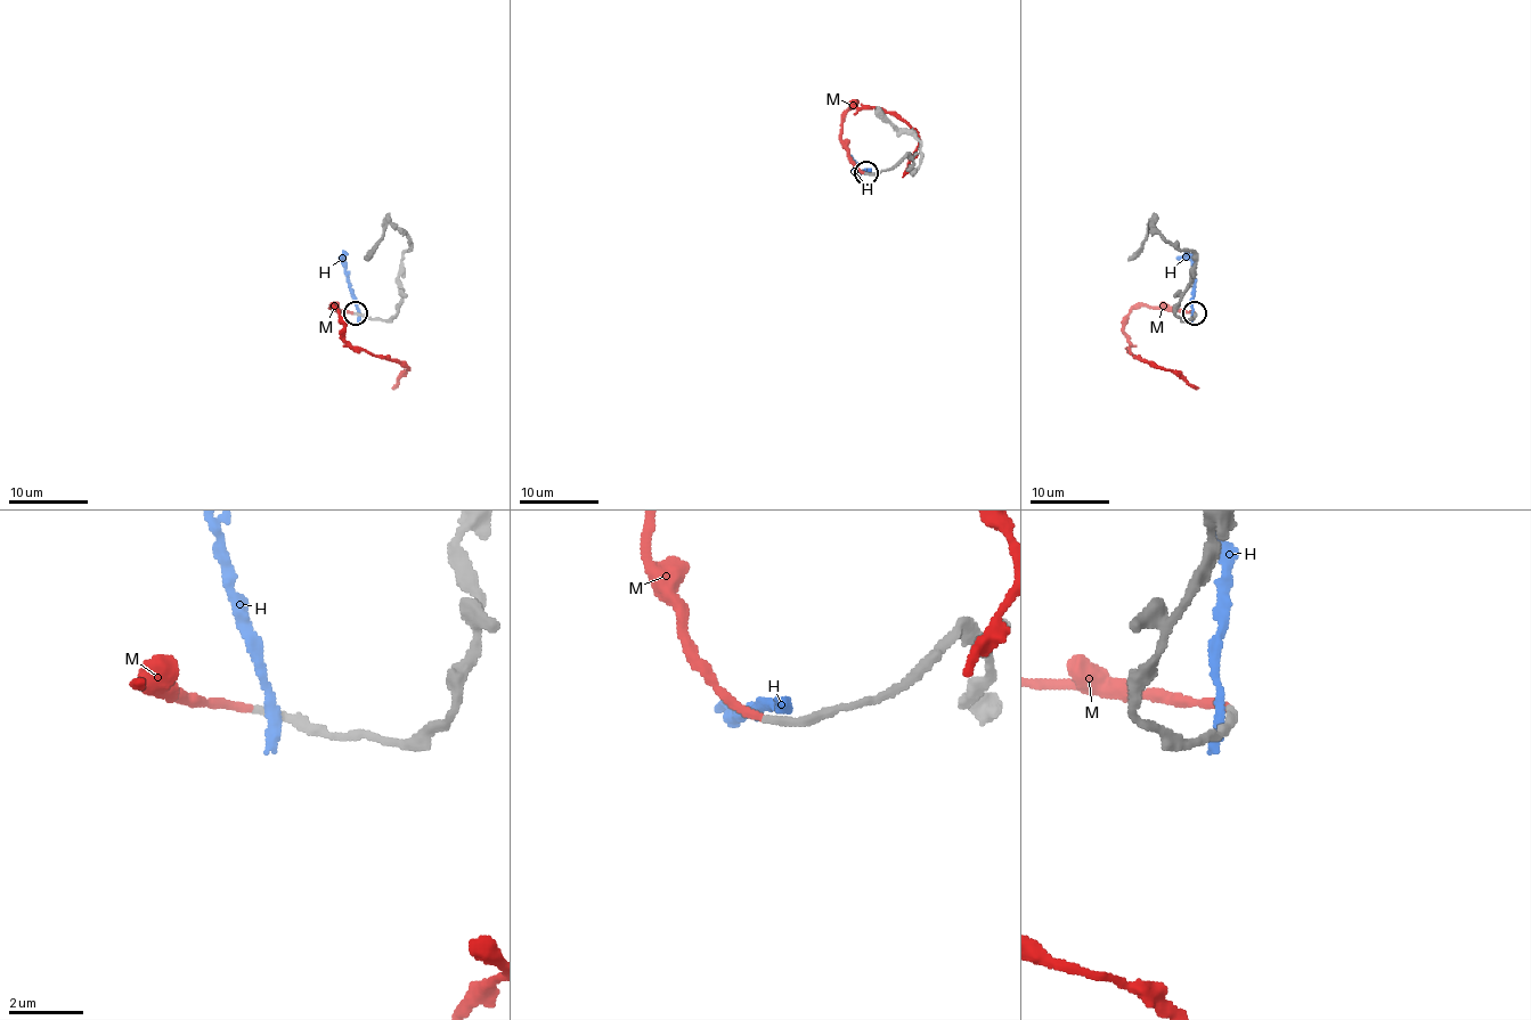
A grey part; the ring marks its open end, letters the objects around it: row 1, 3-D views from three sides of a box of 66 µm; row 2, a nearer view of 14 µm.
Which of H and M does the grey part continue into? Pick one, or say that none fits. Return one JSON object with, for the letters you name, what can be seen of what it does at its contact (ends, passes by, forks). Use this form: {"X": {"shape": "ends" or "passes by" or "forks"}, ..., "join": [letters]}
{"M": {"shape": "ends"}, "join": ["M"]}

